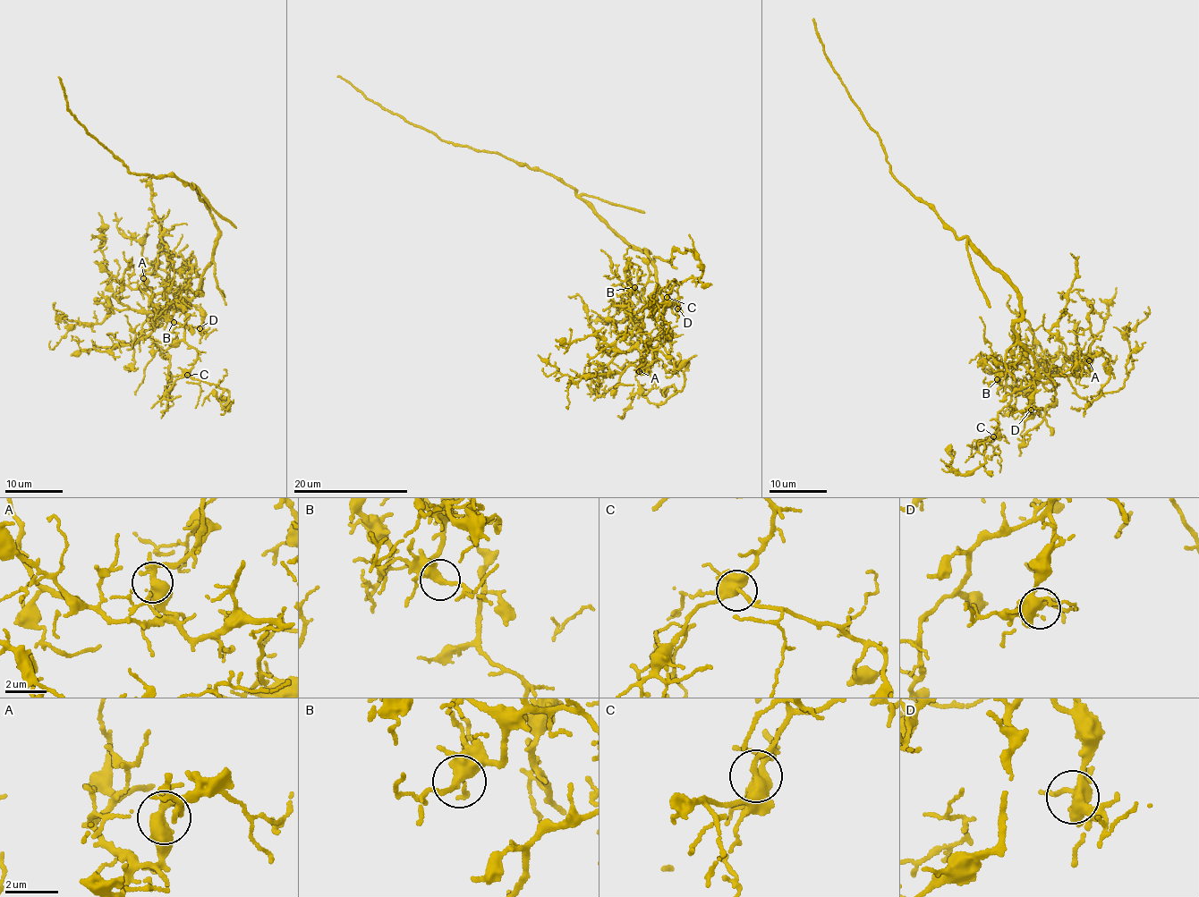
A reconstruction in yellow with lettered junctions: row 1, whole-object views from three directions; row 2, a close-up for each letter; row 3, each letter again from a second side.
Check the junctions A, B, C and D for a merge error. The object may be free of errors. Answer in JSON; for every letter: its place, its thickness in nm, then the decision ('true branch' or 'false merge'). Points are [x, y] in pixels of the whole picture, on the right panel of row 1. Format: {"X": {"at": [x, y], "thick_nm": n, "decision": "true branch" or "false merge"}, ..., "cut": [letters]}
{"A": {"at": [1089, 360], "thick_nm": 400, "decision": "true branch"}, "B": {"at": [997, 379], "thick_nm": 320, "decision": "true branch"}, "C": {"at": [993, 436], "thick_nm": 400, "decision": "true branch"}, "D": {"at": [1031, 410], "thick_nm": 400, "decision": "true branch"}, "cut": []}

